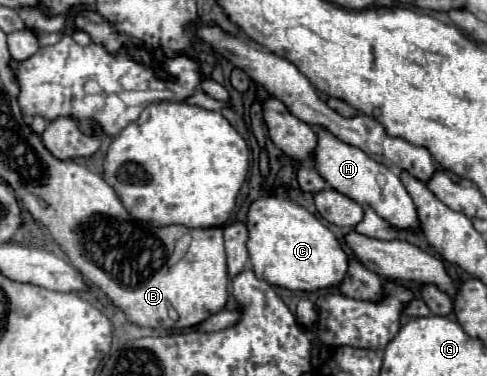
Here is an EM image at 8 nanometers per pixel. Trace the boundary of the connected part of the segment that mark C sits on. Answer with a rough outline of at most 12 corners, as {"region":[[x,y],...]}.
{"region":[[293,200],[247,214],[255,276],[287,290],[343,284],[349,256]]}

